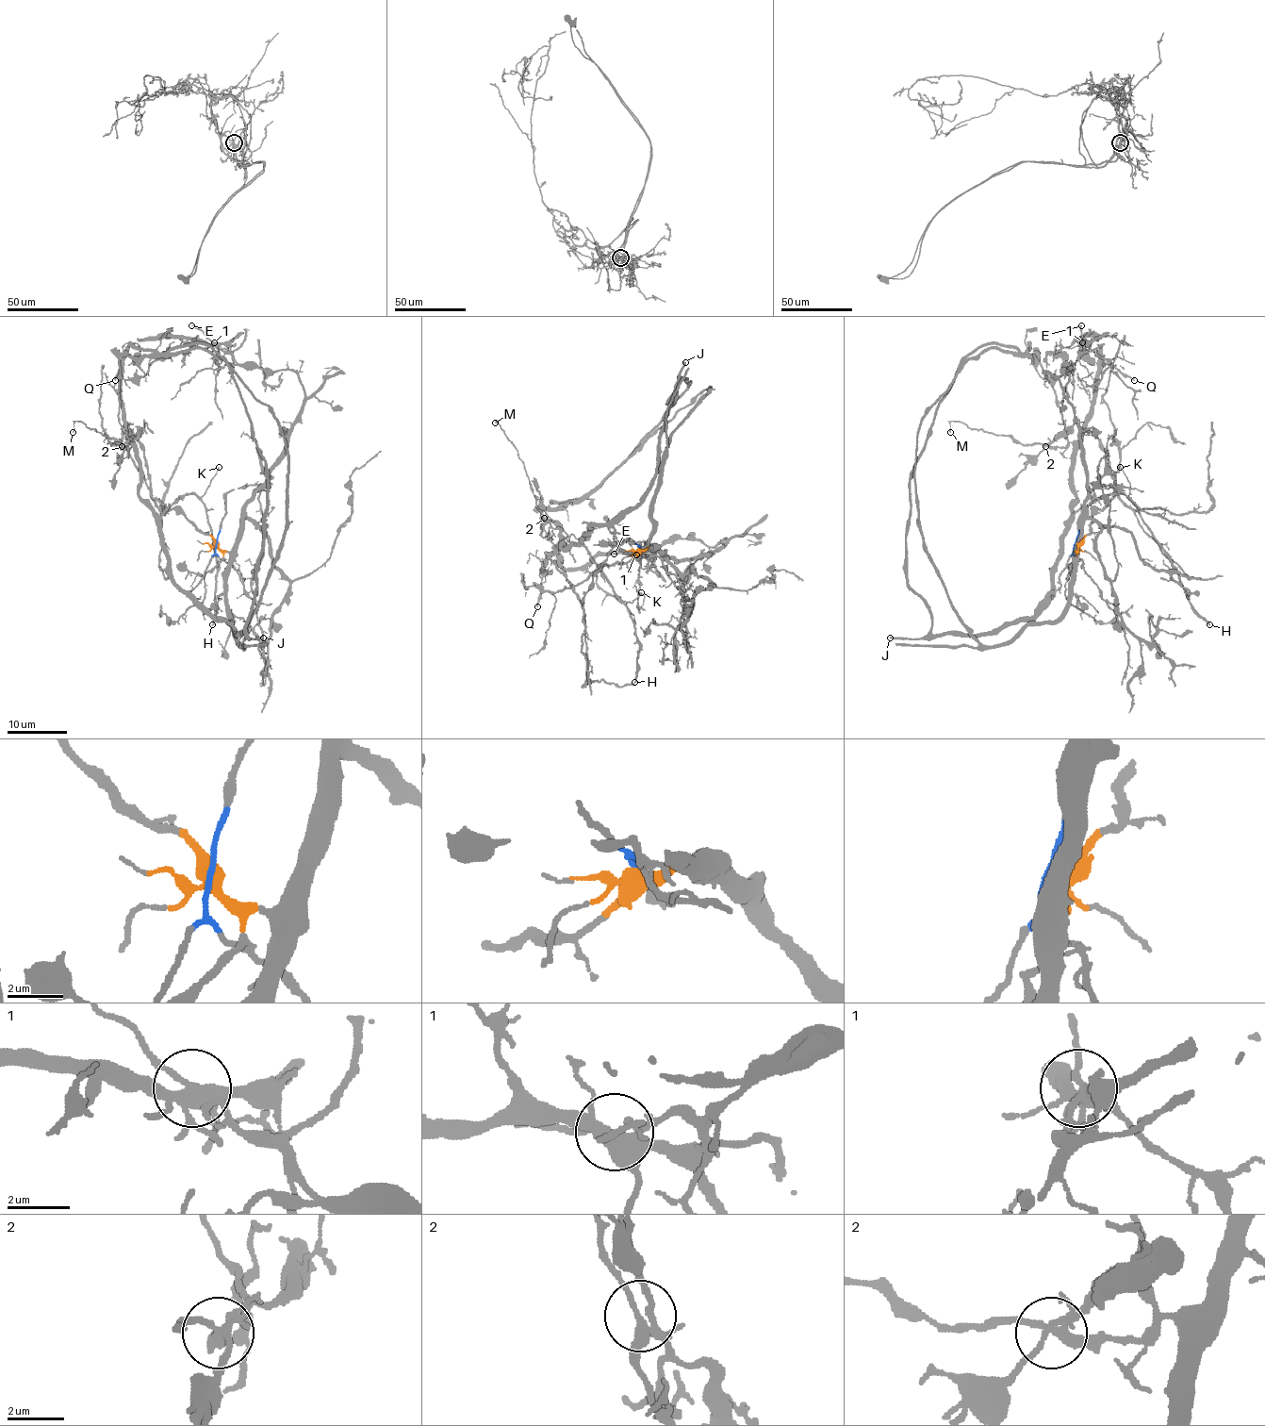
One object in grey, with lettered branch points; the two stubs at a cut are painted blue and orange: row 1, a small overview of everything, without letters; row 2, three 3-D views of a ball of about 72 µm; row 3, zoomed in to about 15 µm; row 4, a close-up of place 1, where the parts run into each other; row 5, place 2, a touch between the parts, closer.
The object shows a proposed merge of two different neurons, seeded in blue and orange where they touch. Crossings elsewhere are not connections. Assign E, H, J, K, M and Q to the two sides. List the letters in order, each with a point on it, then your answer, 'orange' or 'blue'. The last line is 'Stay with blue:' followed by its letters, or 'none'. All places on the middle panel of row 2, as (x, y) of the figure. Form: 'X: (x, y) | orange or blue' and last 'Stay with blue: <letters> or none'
E: (614, 554) | orange
H: (634, 682) | blue
J: (685, 362) | blue
K: (641, 592) | blue
M: (495, 422) | blue
Q: (537, 606) | blue
Stay with blue: H, J, K, M, Q

